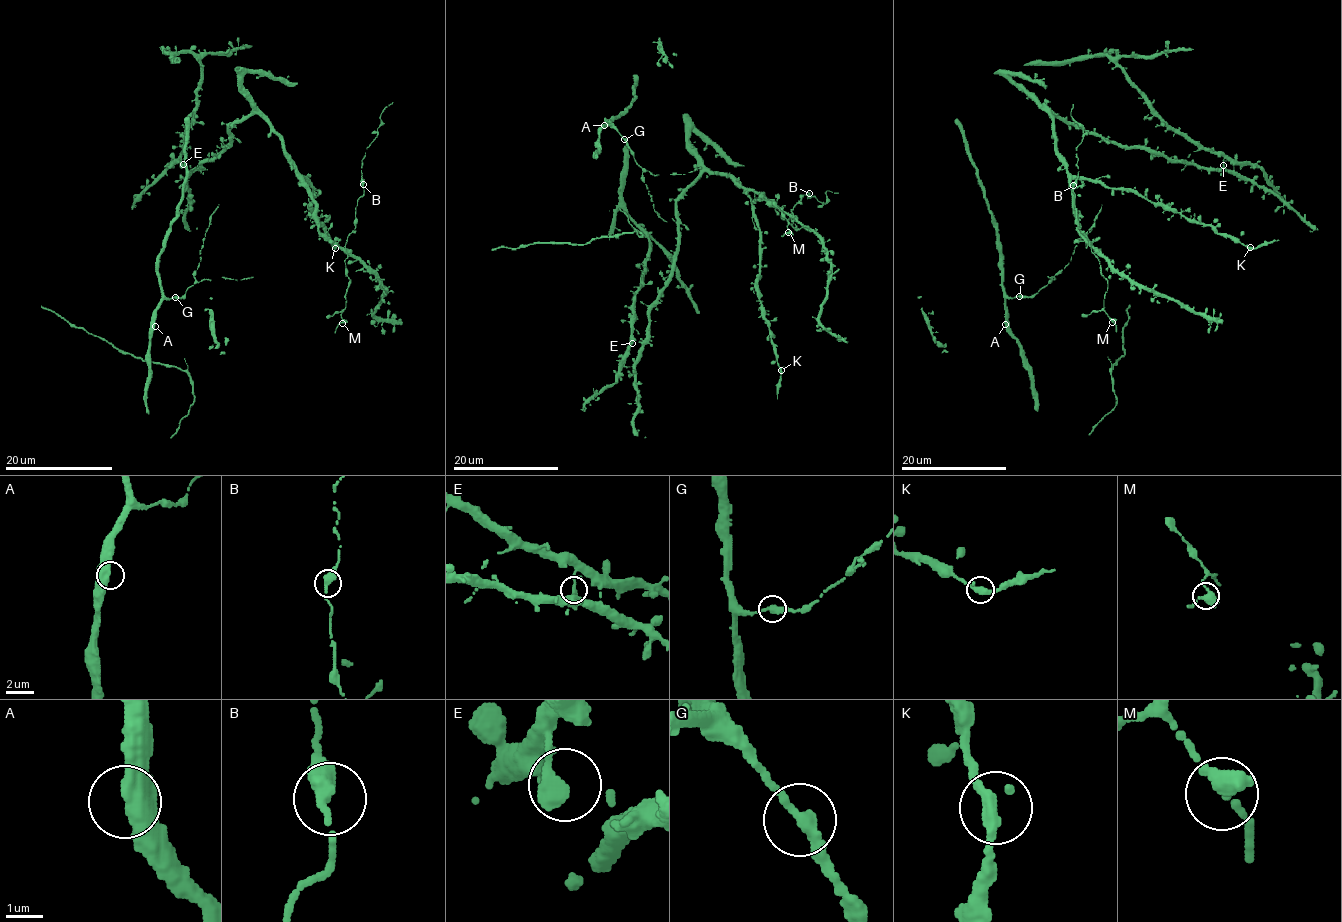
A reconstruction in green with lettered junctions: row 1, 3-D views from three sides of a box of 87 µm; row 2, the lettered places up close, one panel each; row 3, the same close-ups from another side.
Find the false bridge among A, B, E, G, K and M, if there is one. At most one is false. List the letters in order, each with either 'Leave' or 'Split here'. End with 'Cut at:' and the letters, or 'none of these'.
A: Leave
B: Leave
E: Leave
G: Leave
K: Leave
M: Leave
Cut at: none of these

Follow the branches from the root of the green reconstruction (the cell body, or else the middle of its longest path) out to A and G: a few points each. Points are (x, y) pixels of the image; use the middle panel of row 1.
A: (652, 200), (644, 182), (644, 170), (636, 162), (626, 140), (615, 129), (604, 125)
G: (652, 200), (644, 182), (644, 170), (624, 139)

